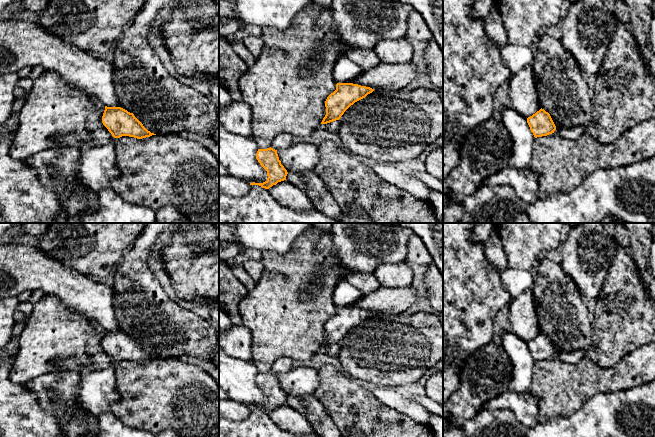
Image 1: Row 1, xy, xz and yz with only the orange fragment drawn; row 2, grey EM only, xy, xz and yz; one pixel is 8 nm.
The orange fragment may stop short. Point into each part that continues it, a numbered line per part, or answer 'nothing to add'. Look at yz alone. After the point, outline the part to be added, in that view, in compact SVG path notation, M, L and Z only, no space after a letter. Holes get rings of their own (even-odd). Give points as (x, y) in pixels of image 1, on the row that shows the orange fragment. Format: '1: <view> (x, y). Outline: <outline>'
nothing to add

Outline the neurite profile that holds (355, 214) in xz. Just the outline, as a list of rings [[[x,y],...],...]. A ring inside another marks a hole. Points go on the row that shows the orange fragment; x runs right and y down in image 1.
[[[351,206],[348,212],[342,212],[341,223],[373,223],[367,213],[358,206]]]

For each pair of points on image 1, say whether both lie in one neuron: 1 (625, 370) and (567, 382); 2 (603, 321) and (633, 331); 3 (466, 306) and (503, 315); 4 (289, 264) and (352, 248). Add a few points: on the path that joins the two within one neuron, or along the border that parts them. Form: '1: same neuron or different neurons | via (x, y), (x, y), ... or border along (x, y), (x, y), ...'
1: same neuron | via (611, 380), (581, 381)
2: same neuron | via (610, 321), (623, 321), (626, 324)
3: different neurons | border along (508, 304), (497, 314), (494, 335), (492, 337)
4: different neurons | border along (330, 233), (338, 259), (350, 271)

